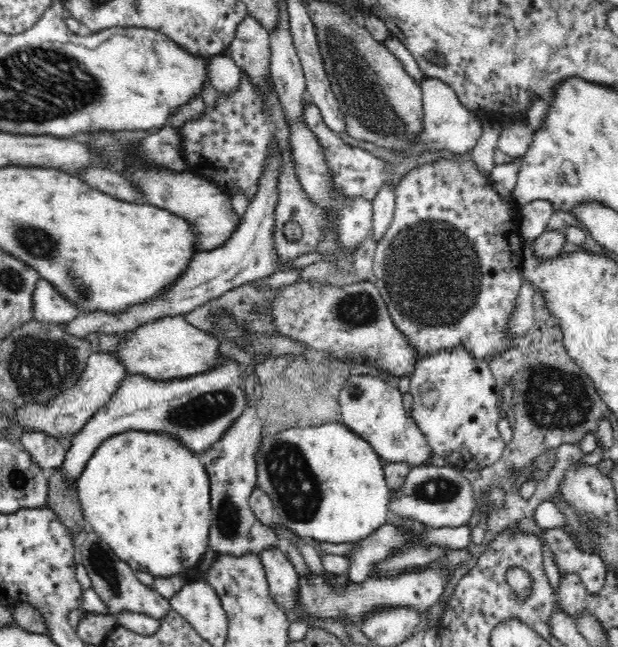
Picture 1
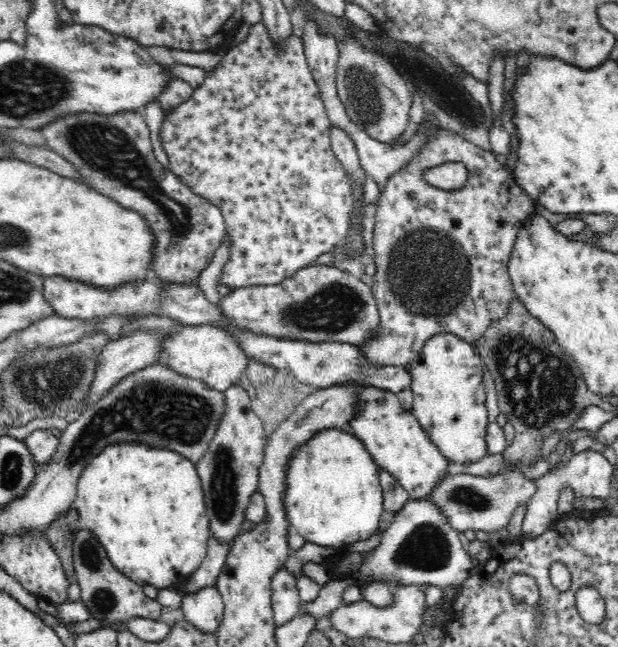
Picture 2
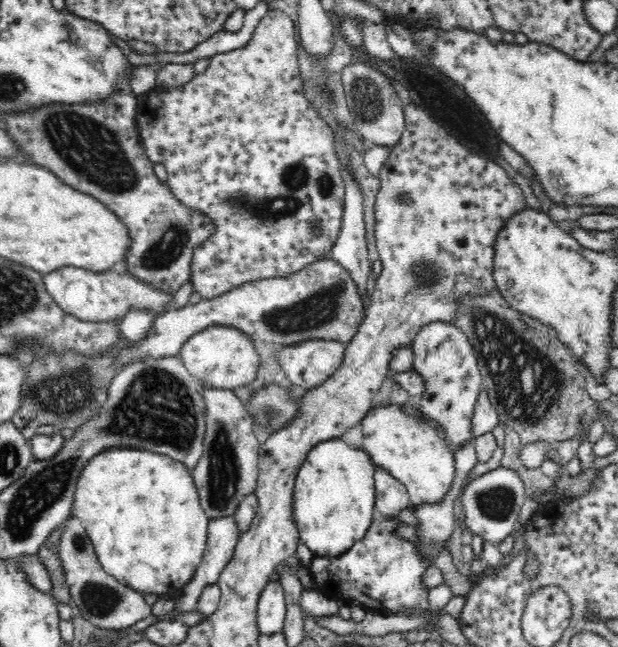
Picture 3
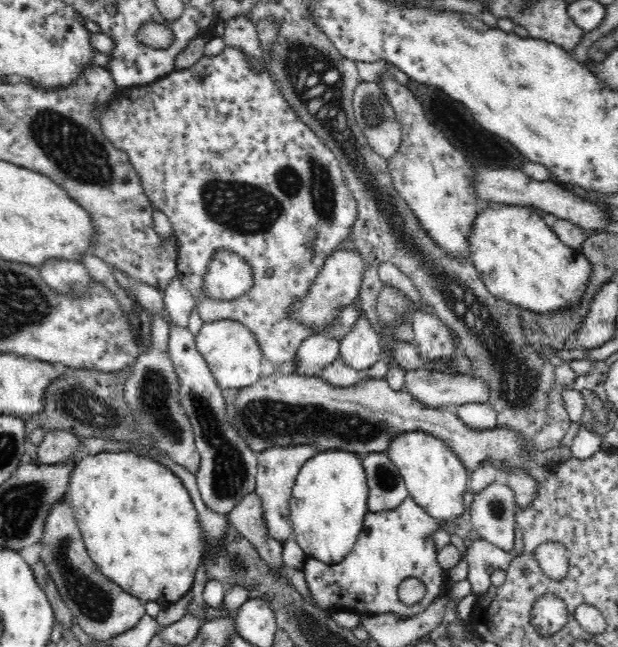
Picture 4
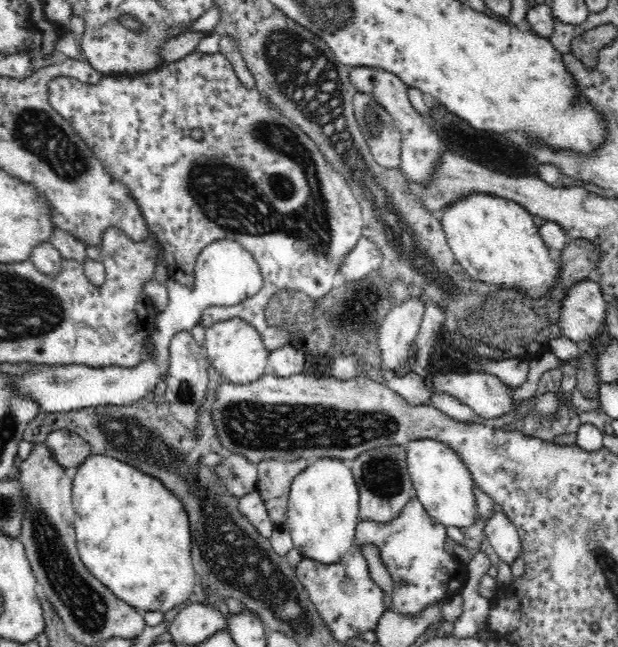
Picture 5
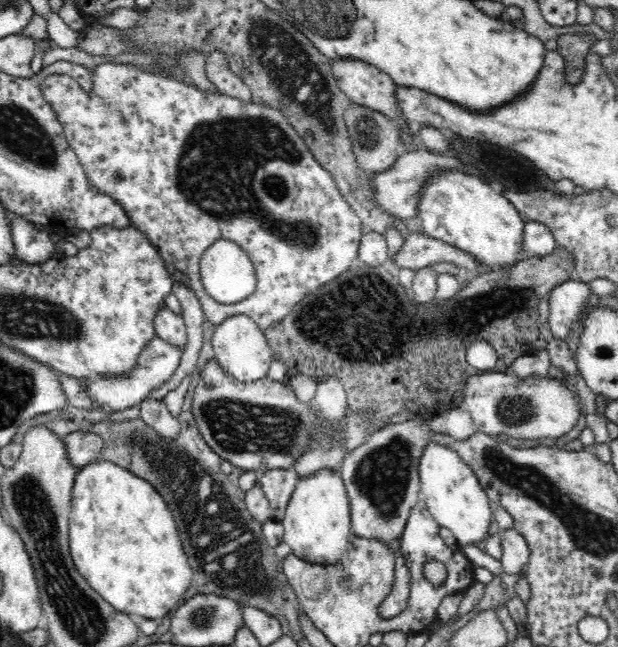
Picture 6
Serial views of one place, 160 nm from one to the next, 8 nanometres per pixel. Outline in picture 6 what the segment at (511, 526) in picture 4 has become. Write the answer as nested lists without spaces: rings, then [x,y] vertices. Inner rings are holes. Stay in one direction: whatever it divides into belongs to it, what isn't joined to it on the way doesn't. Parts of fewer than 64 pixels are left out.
[[[515,529],[501,530],[503,554],[501,563],[510,575],[524,572],[529,561],[530,549],[527,540]]]

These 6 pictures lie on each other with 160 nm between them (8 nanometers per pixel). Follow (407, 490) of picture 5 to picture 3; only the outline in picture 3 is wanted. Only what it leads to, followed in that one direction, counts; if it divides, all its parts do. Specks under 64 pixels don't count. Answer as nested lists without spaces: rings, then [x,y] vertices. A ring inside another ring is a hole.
[[[375,466],[375,504],[374,508],[383,515],[396,516],[406,507],[411,507],[405,486],[392,477],[385,469]]]

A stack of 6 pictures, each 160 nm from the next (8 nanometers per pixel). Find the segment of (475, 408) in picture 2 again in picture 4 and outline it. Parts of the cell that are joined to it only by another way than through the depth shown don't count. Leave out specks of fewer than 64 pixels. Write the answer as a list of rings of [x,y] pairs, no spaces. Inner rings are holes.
[[[425,309],[412,312],[412,328],[418,352],[424,360],[448,358],[459,353],[450,341],[446,324]]]

